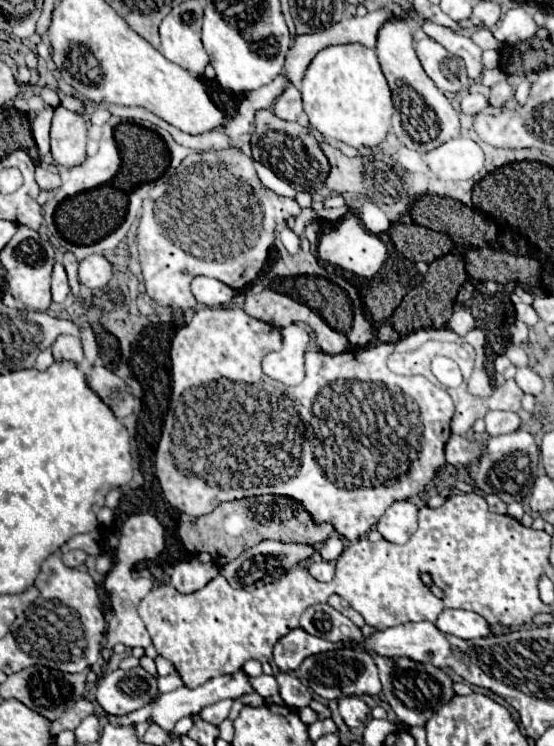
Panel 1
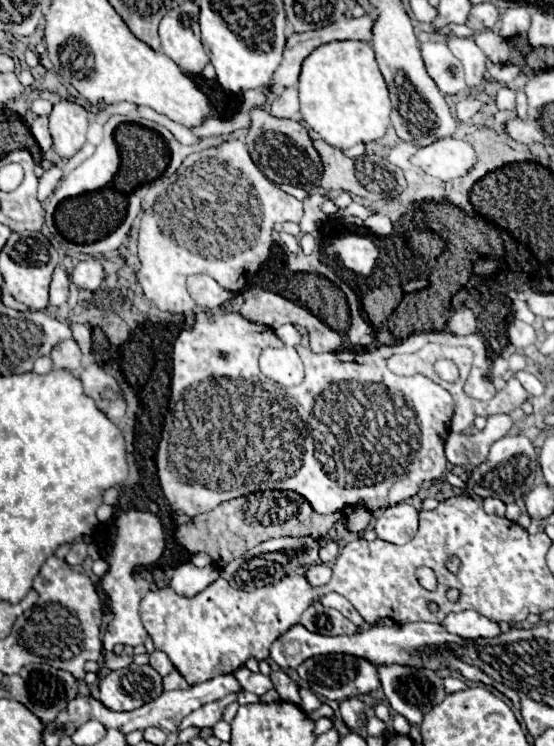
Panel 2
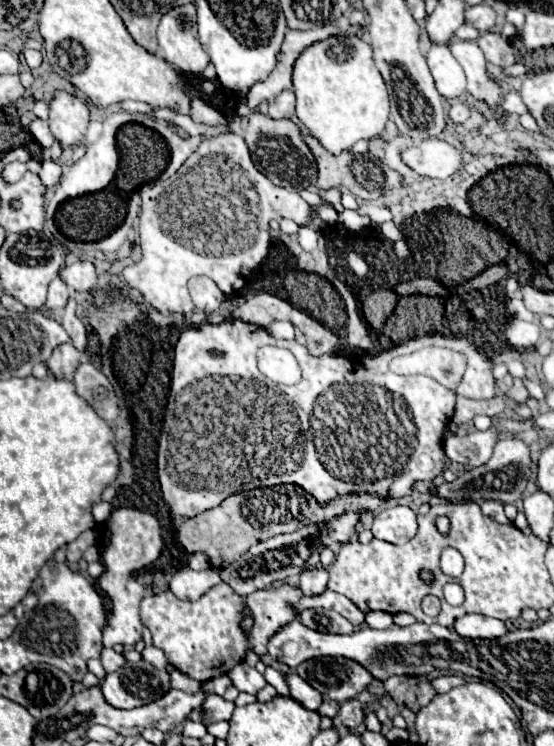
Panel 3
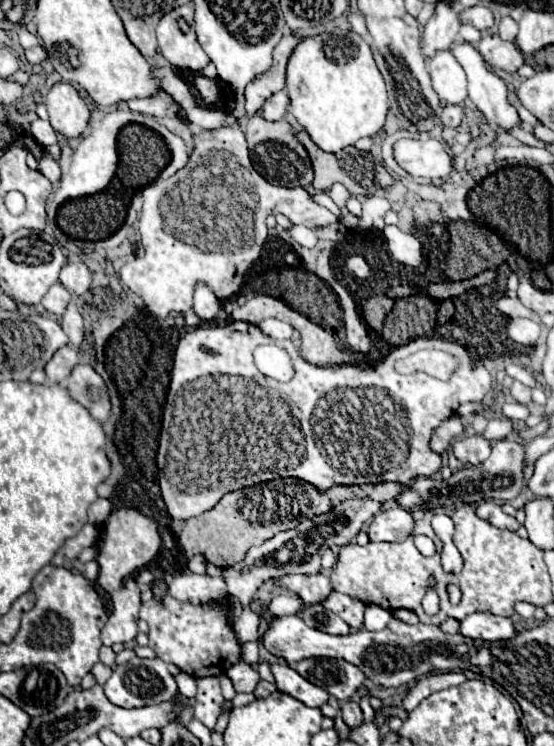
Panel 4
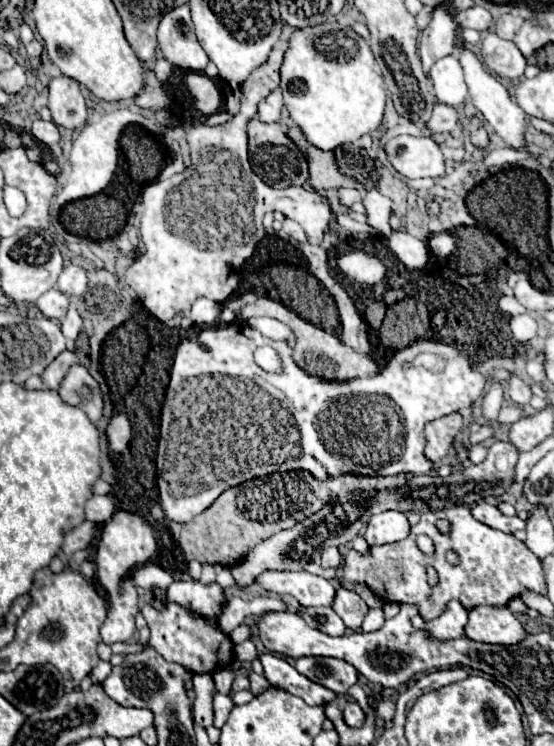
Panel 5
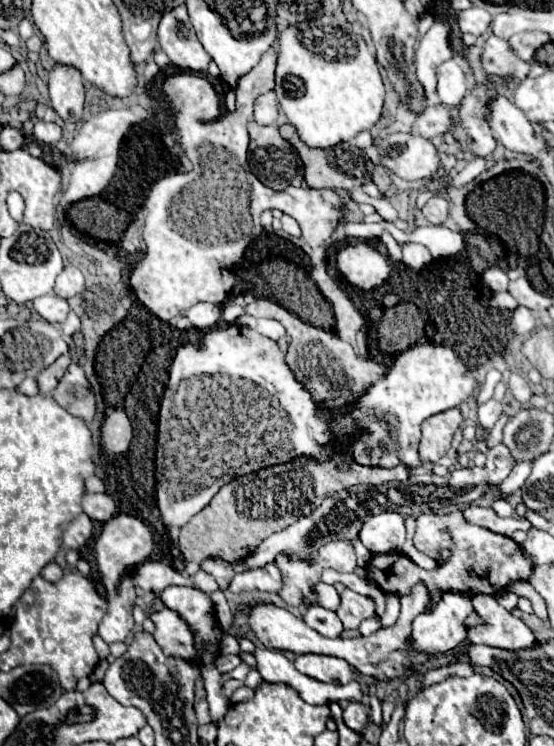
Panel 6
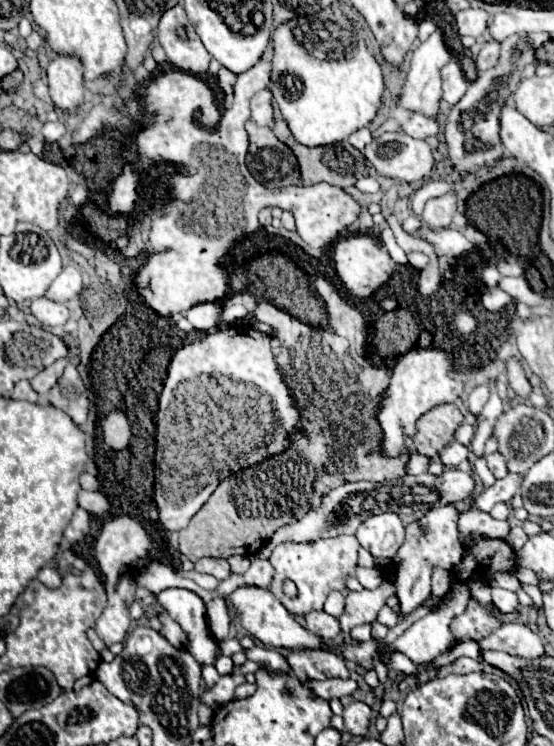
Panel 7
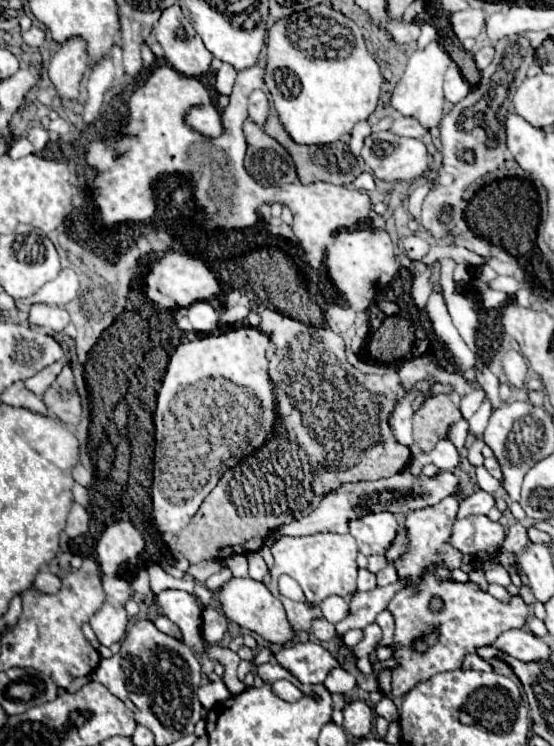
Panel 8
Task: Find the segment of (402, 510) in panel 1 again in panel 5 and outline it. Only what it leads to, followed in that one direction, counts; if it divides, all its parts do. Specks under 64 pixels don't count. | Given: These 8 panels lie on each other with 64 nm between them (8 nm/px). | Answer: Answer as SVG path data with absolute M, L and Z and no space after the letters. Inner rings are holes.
M382 512L378 516L372 516L368 522L368 528L364 532L364 538L370 546L376 544L392 544L400 542L408 536L410 532L410 522L404 512Z

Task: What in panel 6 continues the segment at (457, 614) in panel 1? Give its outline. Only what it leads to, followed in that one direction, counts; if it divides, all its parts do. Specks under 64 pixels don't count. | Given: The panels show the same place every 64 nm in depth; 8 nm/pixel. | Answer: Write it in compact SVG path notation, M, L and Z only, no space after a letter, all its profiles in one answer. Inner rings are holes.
M476 596L476 600L472 600L472 606L474 612L482 618L482 624L468 628L470 642L506 650L520 650L536 644L530 628L504 606L500 606L494 598Z

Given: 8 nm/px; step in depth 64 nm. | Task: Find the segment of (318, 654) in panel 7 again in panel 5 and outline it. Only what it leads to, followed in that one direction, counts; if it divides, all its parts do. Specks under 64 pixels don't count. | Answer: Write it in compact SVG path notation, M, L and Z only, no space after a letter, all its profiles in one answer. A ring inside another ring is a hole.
M298 658L294 668L316 684L330 688L338 696L346 696L348 688L358 682L358 670L338 658Z

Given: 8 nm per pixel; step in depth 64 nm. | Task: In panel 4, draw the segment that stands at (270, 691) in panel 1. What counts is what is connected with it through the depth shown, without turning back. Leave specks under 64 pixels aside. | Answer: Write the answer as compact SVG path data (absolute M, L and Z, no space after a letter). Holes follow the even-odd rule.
M238 662L232 668L228 668L228 678L232 680L236 692L254 692L254 688L260 682L260 674L246 662Z

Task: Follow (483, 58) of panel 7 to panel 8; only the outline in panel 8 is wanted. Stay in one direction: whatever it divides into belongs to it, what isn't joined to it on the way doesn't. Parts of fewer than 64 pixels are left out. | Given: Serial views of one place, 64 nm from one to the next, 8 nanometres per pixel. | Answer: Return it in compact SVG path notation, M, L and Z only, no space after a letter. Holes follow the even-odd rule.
M484 46L484 48L480 48L480 50L474 54L474 62L476 62L476 66L478 66L480 70L484 70L484 68L492 62L494 54L496 54L494 46Z

